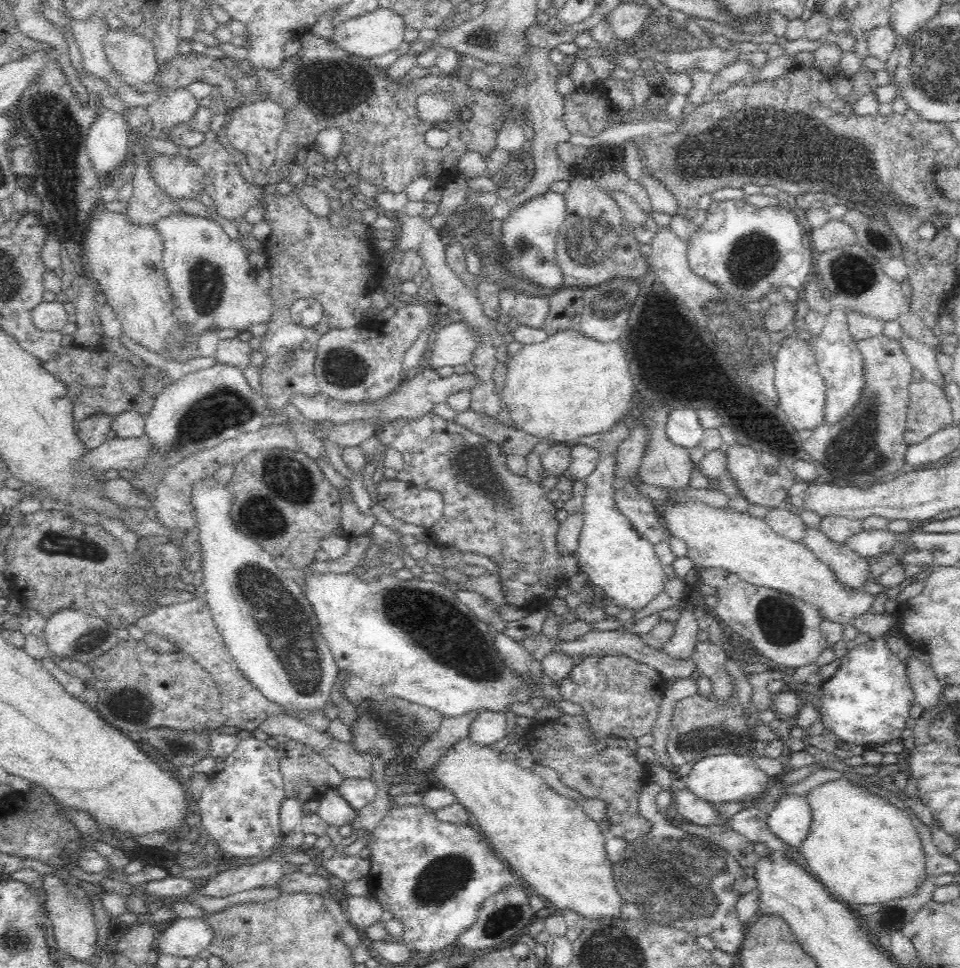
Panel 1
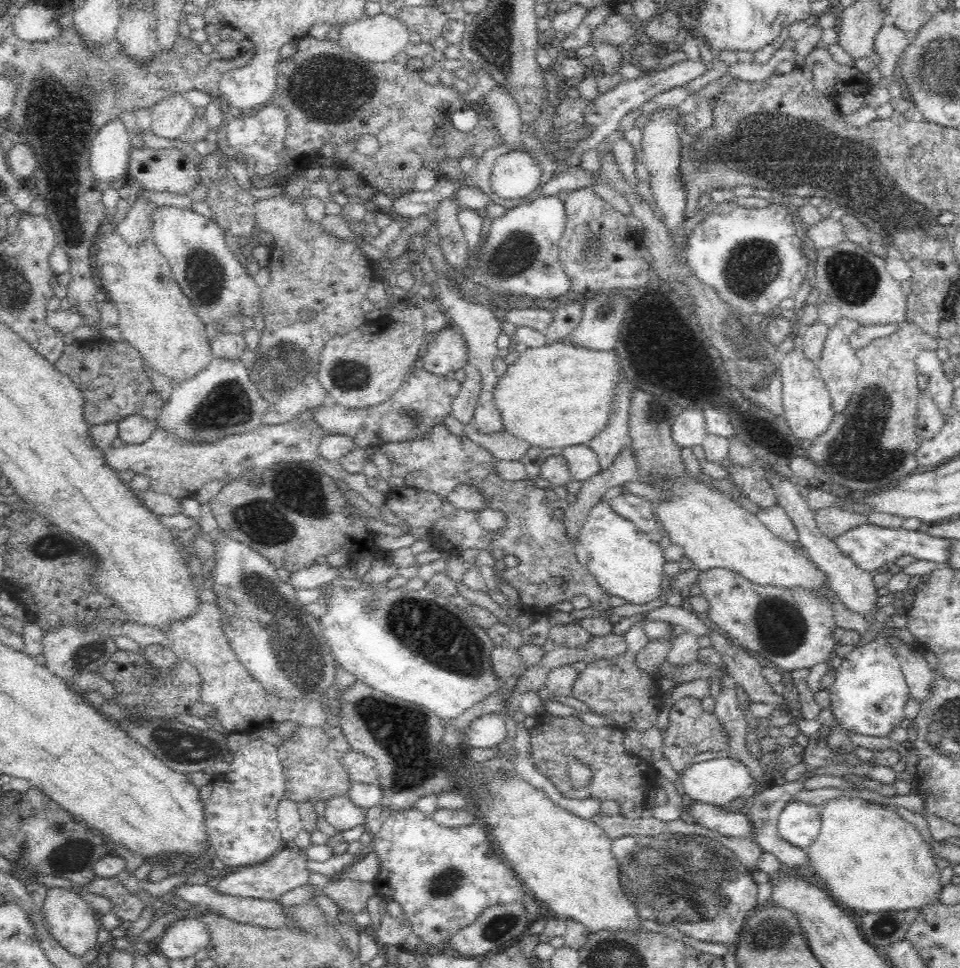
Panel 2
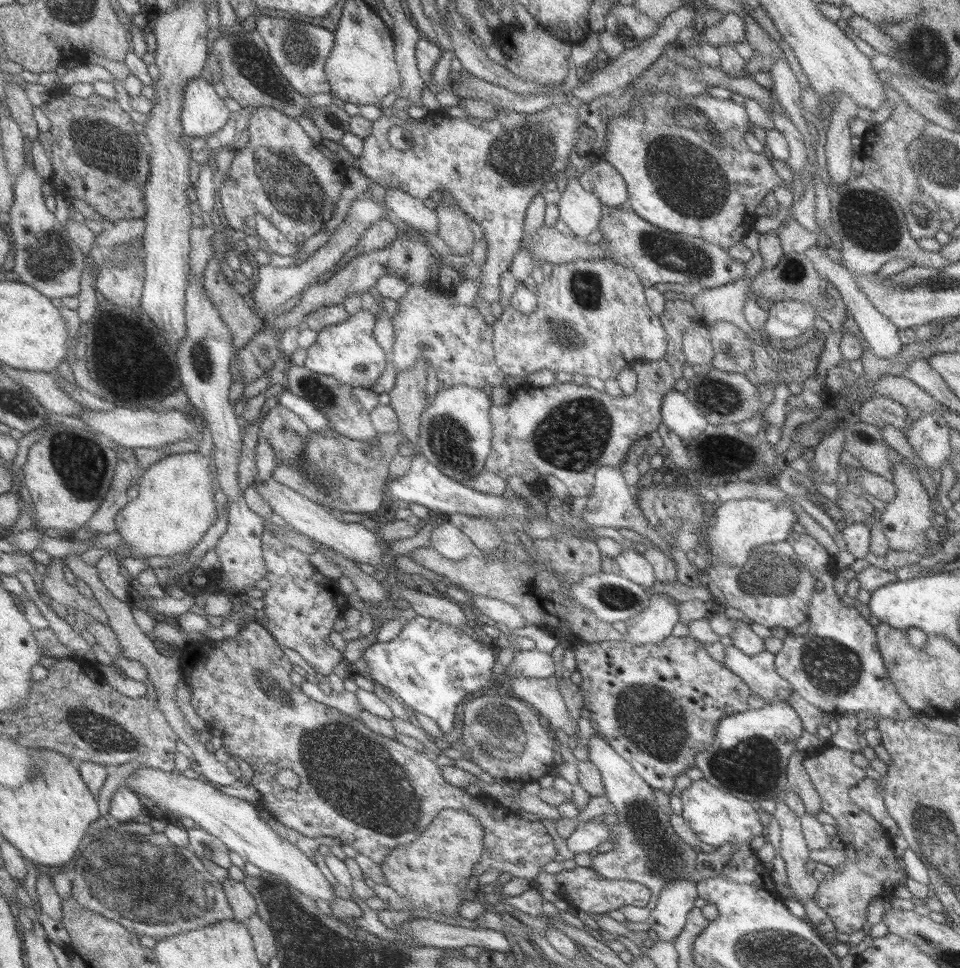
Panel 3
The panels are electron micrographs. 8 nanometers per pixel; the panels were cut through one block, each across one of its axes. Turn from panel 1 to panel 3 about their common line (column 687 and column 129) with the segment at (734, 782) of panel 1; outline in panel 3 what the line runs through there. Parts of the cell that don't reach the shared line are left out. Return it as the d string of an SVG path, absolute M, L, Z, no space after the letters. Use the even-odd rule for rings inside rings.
M138 768L125 778L125 785L141 796L147 796L157 806L165 817L172 822L180 818L192 819L195 826L208 834L219 838L229 850L236 852L245 861L259 867L261 871L283 877L287 884L311 899L327 900L329 904L335 899L333 887L307 856L295 844L286 842L267 826L265 820L257 817L257 803L229 796L217 789L217 786L198 780L186 778L182 774Z

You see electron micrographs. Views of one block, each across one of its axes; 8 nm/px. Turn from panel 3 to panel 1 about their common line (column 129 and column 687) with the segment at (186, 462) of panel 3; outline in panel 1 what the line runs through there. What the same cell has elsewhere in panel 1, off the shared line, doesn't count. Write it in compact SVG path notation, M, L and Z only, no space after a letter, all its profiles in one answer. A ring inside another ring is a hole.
M690 499L680 505L660 507L660 515L668 535L680 538L686 543L686 556L693 562L696 571L706 568L727 570L754 586L783 591L791 597L798 598L810 605L810 608L818 609L822 620L826 619L843 625L852 624L855 618L869 612L868 610L875 602L875 595L864 589L846 586L845 582L837 577L836 570L818 559L804 542L794 542L793 539L776 534L763 519L756 518L748 512L736 511L730 506L718 509L708 503Z

